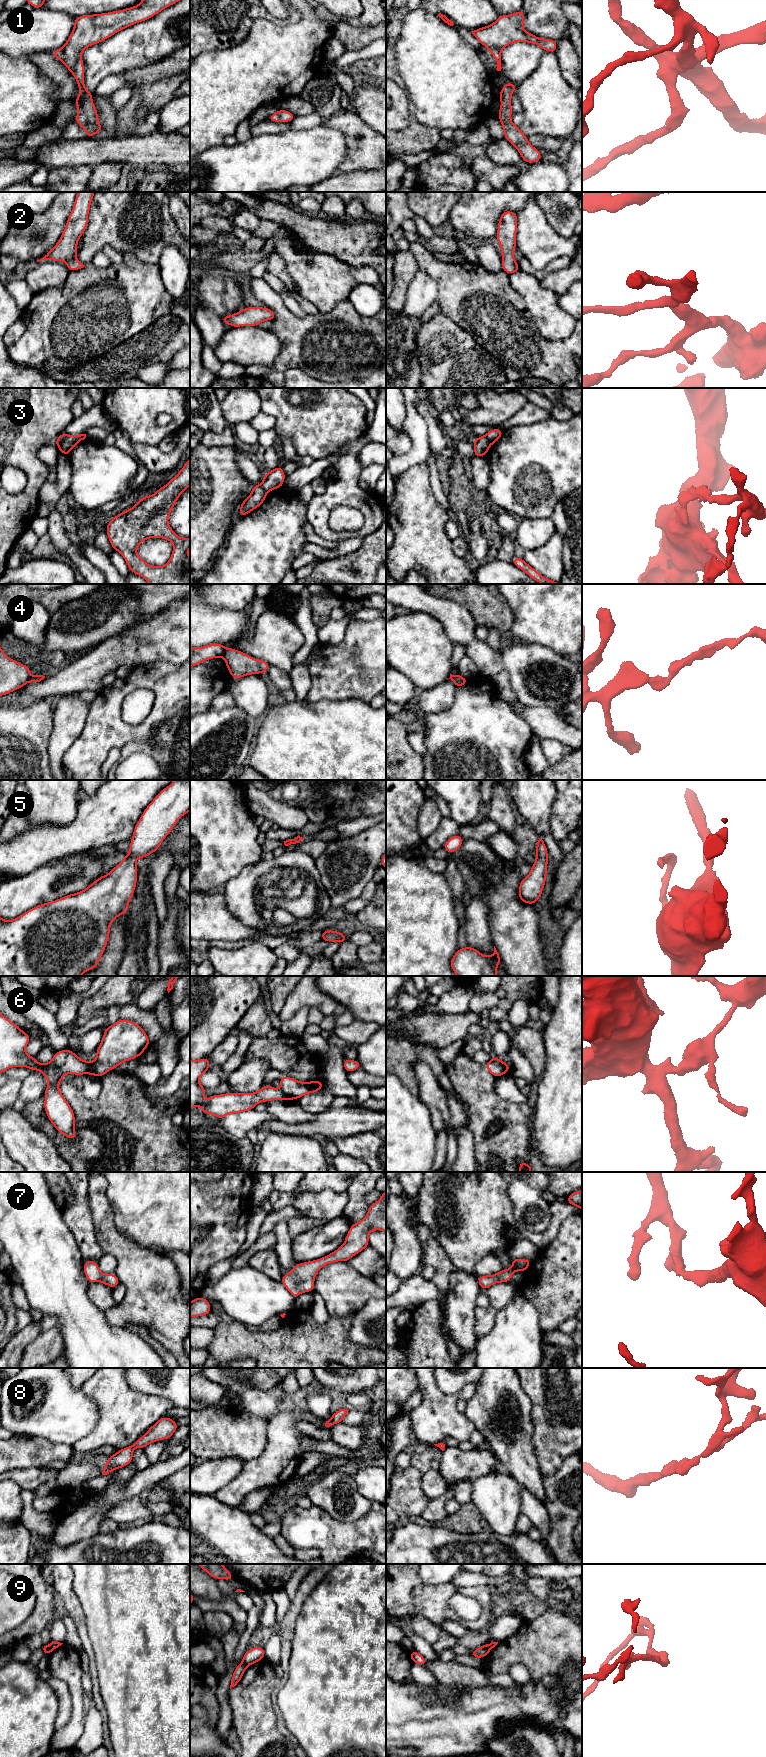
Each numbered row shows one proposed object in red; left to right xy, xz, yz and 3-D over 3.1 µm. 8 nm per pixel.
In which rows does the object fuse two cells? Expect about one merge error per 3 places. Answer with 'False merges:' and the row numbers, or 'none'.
False merges: 3, 4, 6, 9

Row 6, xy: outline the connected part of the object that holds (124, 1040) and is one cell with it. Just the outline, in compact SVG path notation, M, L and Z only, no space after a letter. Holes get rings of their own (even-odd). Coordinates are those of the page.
M118 1019L104 1030L96 1058L88 1062L87 1074L101 1078L120 1064L140 1057L149 1045L148 1035L139 1024Z

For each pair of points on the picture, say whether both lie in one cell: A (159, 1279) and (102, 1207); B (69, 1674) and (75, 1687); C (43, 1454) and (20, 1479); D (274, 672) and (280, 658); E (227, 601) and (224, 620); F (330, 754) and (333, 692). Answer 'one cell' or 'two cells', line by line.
A: one cell
B: one cell
C: two cells
D: two cells
E: two cells
F: two cells

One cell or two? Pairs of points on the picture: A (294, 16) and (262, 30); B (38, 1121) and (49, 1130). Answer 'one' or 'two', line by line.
A: two
B: two

